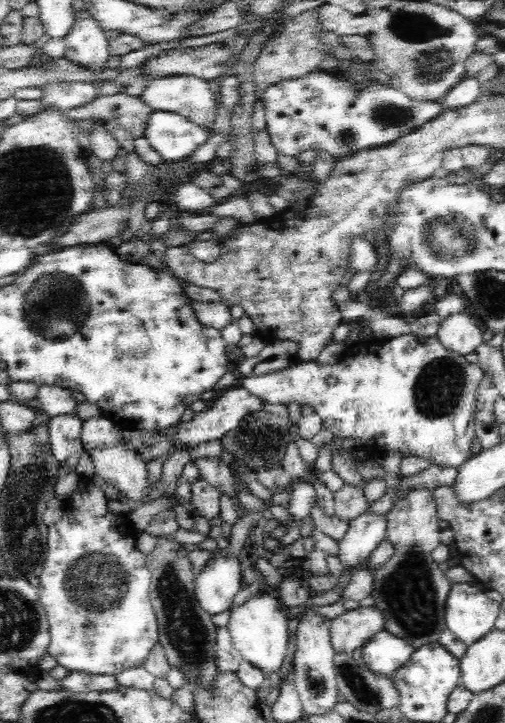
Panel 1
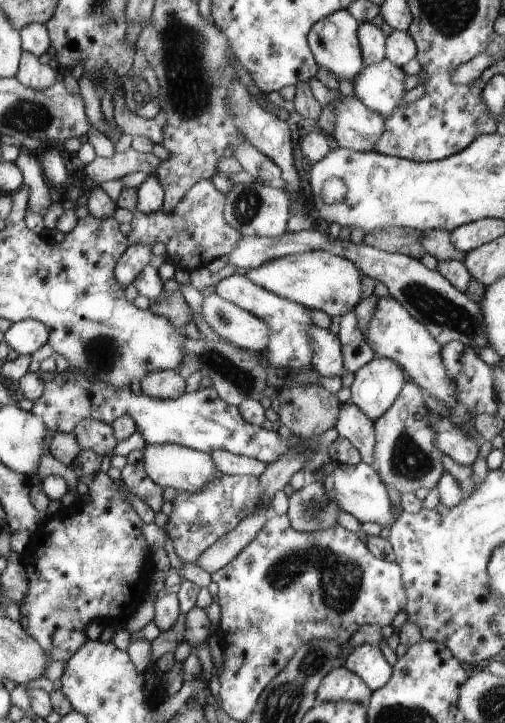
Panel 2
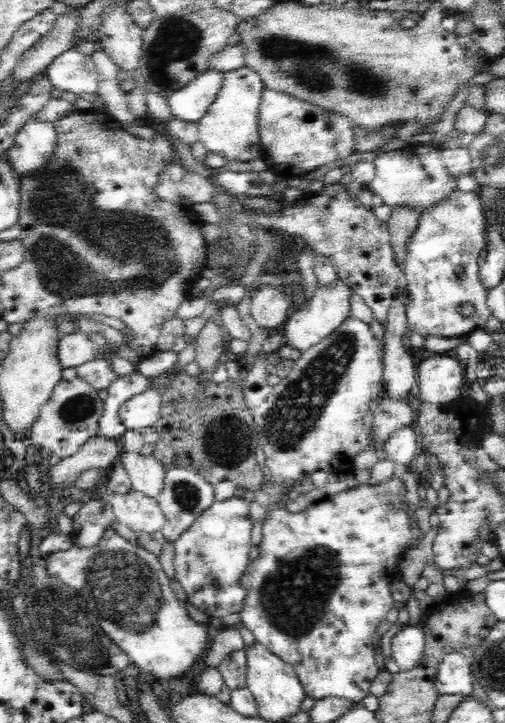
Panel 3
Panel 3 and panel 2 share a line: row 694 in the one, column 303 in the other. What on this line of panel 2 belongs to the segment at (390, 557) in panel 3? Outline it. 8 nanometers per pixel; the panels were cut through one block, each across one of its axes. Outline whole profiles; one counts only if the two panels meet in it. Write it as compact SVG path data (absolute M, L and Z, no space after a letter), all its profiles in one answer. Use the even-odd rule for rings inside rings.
M233 275L219 280L215 284L215 293L224 300L243 308L254 316L266 322L270 329L271 337L268 346L260 353L270 364L278 368L286 367L292 369L304 368L310 364L314 358L314 346L310 330L314 328L310 310L300 303L275 295L255 283L246 275Z

